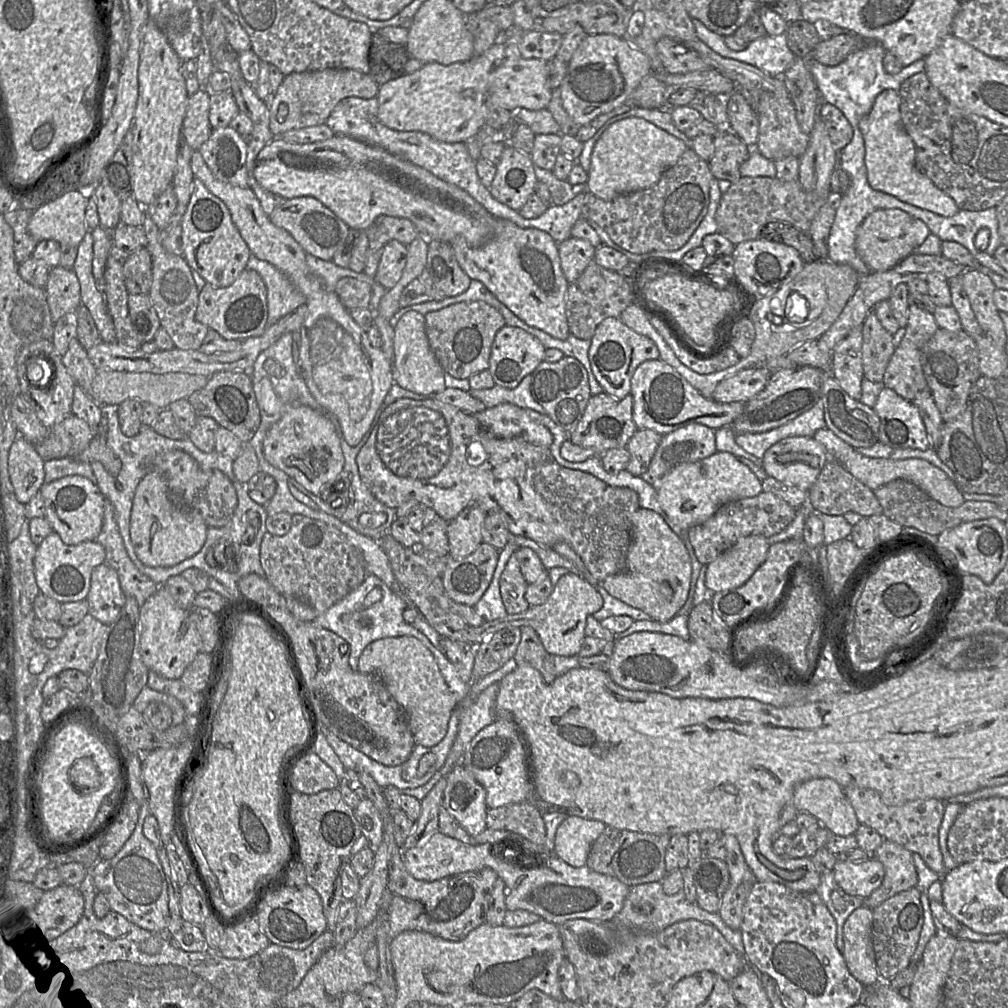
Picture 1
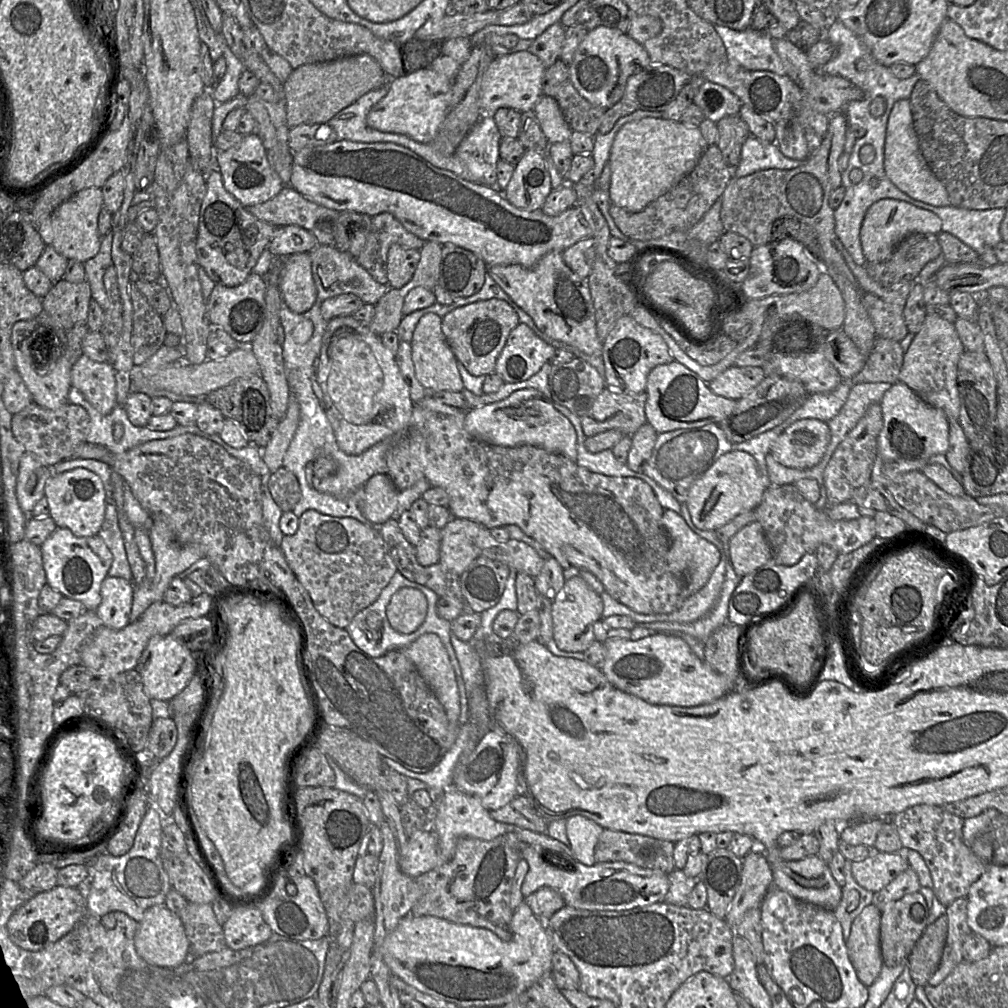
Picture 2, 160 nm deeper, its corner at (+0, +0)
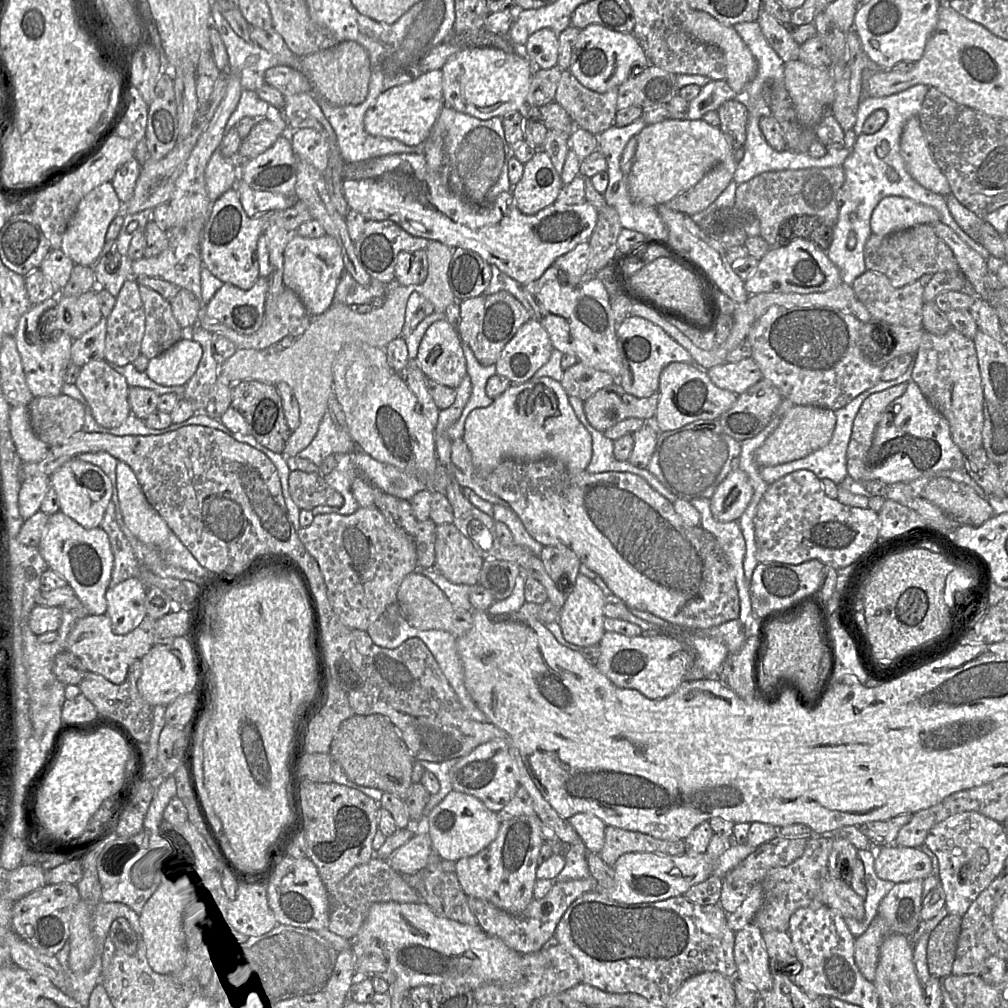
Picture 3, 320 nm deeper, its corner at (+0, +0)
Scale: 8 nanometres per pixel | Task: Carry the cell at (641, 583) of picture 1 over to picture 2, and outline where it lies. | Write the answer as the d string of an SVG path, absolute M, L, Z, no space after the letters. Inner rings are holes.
M664 509L662 524L669 536L670 547L667 562L671 571L687 574L686 597L698 592L708 581L711 573L719 563L722 553L719 547L696 534L685 519L677 512Z

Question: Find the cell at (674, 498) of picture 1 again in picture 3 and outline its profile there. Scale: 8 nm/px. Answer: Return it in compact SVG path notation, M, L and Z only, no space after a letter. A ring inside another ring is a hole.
M734 469L718 486L710 499L713 517L719 522L738 521L753 497L753 487L747 474Z

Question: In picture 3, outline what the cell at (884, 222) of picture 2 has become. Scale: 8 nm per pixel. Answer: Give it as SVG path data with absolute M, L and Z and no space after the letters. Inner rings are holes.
M899 196L883 198L870 218L872 234L889 235L921 224L940 222L938 211L930 206Z

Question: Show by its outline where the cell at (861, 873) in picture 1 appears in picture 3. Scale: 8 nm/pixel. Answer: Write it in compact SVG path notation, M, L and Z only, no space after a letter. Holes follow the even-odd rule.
M888 845L877 850L874 869L879 878L897 884L929 877L932 862L920 848Z

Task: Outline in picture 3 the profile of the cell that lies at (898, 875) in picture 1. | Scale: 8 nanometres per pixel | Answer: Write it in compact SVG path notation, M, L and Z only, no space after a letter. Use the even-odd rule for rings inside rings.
M923 880L900 882L884 896L879 915L885 919L890 932L911 936L921 923Z

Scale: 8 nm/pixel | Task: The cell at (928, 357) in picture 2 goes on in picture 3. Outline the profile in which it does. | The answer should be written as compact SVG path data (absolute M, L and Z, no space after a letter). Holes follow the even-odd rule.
M954 328L943 335L924 333L919 348L914 354L911 381L919 386L931 406L948 421L952 440L964 455L982 448L984 394L977 353L972 339L967 338Z

